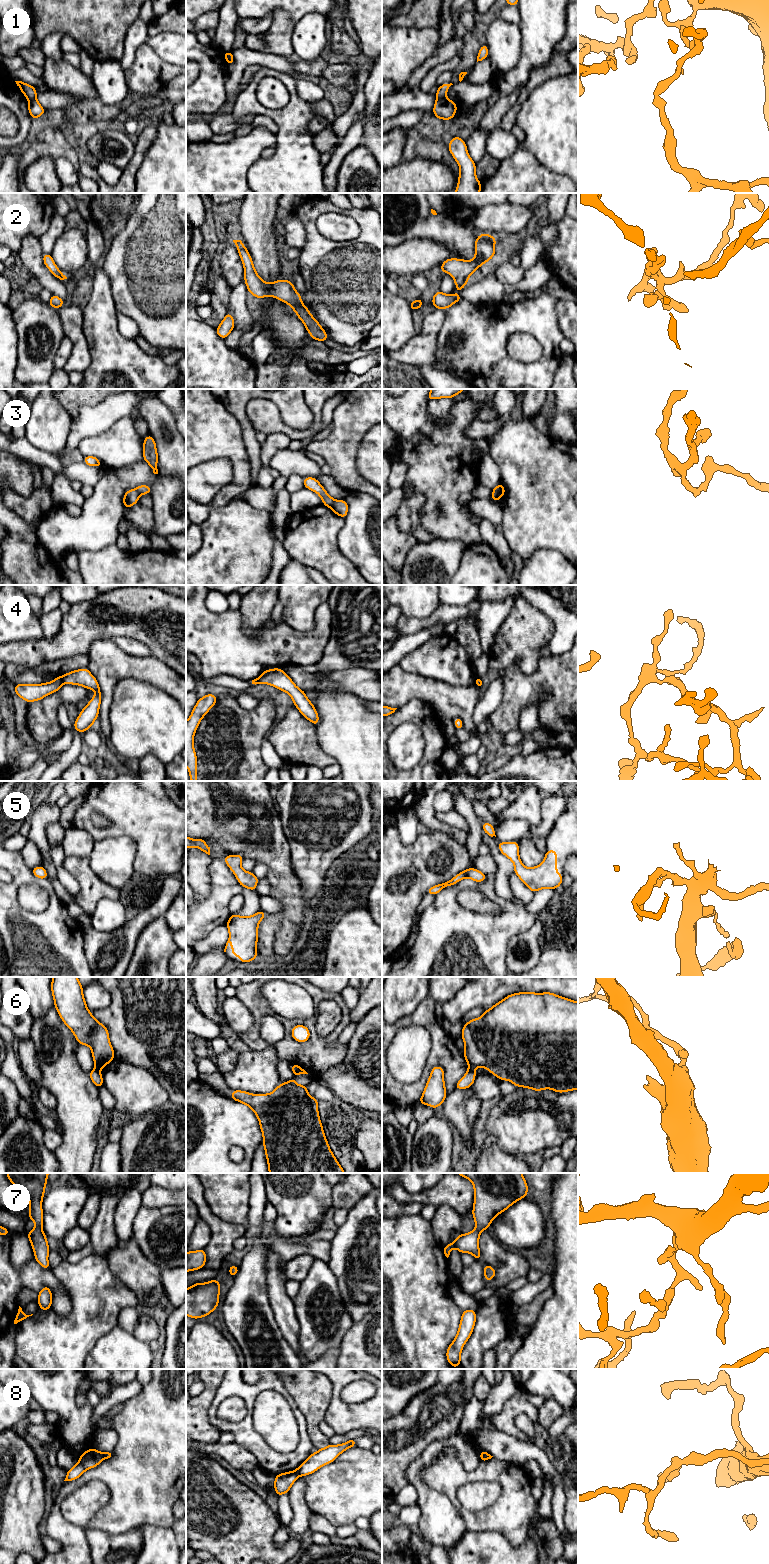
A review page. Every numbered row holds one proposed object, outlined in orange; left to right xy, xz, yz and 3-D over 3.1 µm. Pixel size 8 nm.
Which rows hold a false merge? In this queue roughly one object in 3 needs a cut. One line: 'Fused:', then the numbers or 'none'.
Fused: 1, 3, 4, 6, 8

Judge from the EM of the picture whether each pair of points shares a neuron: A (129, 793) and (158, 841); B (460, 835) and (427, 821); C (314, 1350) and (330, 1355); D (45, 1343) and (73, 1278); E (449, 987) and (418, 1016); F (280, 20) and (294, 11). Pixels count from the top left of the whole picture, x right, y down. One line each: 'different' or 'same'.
A: same
B: same
C: different
D: same
E: different
F: different

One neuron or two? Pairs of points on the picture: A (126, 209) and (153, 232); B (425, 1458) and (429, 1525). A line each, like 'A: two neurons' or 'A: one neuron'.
A: two neurons
B: one neuron

